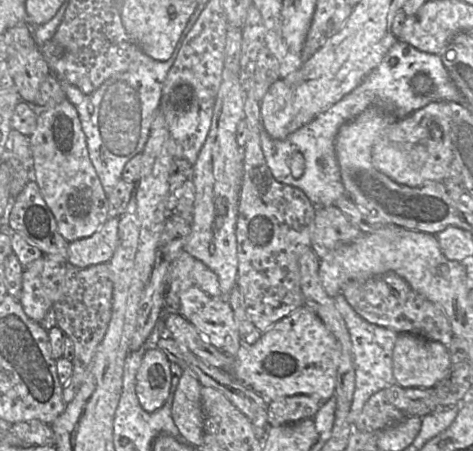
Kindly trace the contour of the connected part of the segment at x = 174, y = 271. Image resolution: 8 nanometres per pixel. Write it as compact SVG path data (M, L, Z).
M185 251L170 261L168 281L166 291L170 293L181 293L196 286L209 296L222 298L217 275Z

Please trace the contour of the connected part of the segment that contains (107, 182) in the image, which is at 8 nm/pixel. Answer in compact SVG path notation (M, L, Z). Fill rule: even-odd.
M178 41L168 60L157 61L143 55L139 67L111 76L91 94L84 94L69 82L57 78L67 99L78 112L89 157L105 193L121 180L125 164L142 153L151 124L160 109L163 84L182 42Z

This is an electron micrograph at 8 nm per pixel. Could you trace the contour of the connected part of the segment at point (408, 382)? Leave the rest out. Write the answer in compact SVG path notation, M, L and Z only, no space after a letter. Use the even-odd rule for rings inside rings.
M399 334L393 350L393 374L402 387L430 388L442 381L451 365L448 348L438 341Z

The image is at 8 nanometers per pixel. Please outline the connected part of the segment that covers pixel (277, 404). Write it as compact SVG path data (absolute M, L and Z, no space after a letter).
M298 394L267 404L266 423L268 426L283 426L304 419L312 419L322 403L311 396Z

